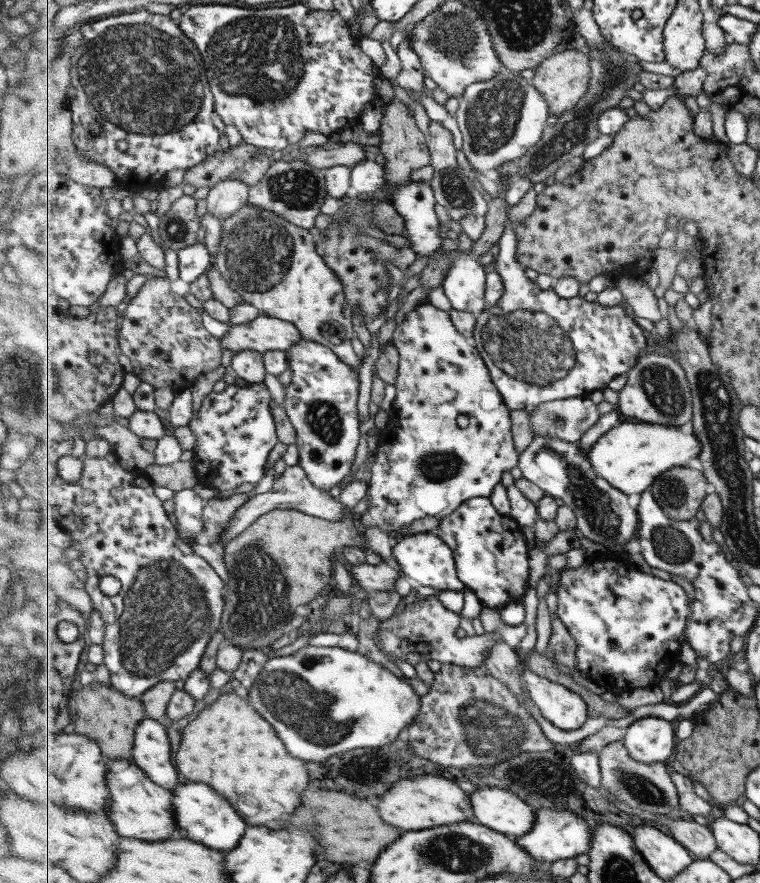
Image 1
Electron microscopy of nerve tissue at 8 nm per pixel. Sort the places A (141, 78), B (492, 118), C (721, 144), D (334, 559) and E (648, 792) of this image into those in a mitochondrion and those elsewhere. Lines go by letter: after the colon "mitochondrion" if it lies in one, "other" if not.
A: mitochondrion
B: mitochondrion
C: other
D: other
E: mitochondrion

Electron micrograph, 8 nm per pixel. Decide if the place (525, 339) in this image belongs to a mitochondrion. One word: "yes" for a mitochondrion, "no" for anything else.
yes

